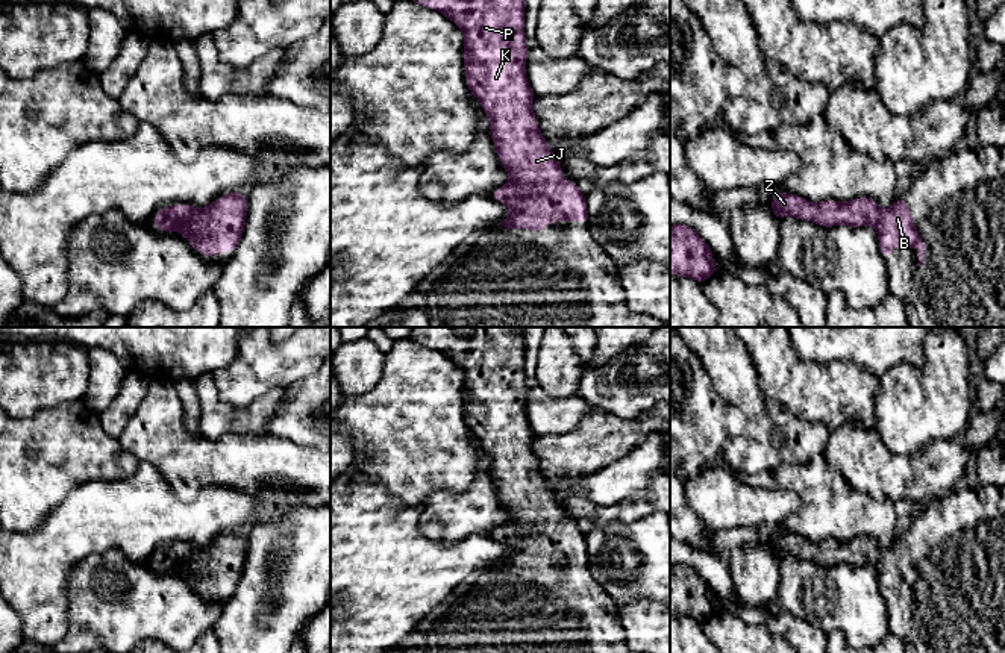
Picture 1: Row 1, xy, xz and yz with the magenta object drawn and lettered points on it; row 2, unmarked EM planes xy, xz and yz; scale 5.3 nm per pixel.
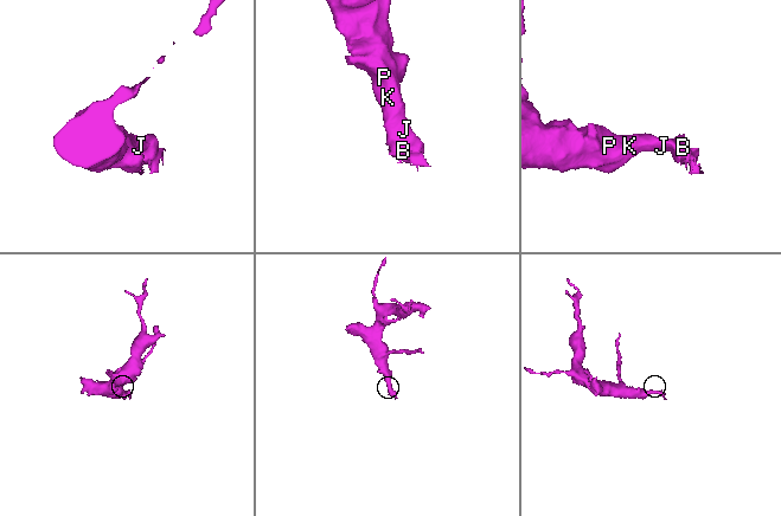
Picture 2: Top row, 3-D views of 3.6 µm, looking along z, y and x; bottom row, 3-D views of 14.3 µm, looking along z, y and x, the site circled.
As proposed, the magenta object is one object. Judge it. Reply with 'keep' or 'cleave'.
keep

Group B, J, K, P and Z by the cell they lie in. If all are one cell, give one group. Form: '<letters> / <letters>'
B J K P Z

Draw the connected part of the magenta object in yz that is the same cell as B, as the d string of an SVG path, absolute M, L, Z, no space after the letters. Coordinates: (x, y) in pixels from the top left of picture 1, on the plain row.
M776 529L775 538L769 542L778 559L796 556L803 561L814 561L823 567L847 564L850 567L872 565L878 571L881 594L885 598L897 585L905 585L908 591L920 585L919 606L923 605L928 583L919 574L913 561L910 545L903 536L897 536L891 547L881 548L869 536L858 536L850 541L823 539L811 542L794 533L784 533Z

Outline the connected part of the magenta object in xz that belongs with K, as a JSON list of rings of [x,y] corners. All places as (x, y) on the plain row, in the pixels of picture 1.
[[[412,327],[414,342],[432,347],[465,374],[464,411],[470,432],[490,458],[490,474],[511,520],[493,530],[493,538],[511,548],[497,564],[503,568],[546,570],[549,561],[587,561],[585,533],[565,520],[553,489],[541,474],[534,453],[535,433],[526,417],[526,339],[523,327]]]

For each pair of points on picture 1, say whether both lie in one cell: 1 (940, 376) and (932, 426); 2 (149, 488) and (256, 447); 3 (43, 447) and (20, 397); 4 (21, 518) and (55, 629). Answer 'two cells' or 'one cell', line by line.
1: one cell
2: two cells
3: two cells
4: two cells

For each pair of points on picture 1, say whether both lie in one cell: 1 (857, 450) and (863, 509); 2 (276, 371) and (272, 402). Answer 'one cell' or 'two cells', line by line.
1: two cells
2: two cells

